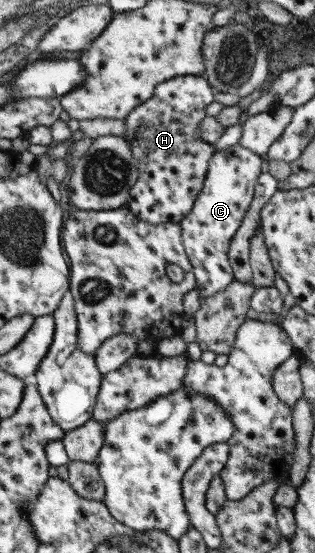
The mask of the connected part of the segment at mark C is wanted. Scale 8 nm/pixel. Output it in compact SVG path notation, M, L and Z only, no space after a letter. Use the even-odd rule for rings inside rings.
M233 145L229 149L214 152L208 160L203 187L195 197L192 209L179 222L182 248L194 274L194 289L200 298L223 290L234 278L227 248L239 228L254 193L255 181L261 174L261 156Z

